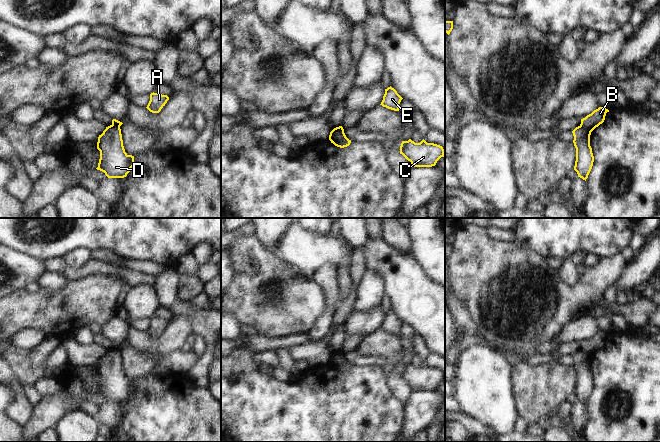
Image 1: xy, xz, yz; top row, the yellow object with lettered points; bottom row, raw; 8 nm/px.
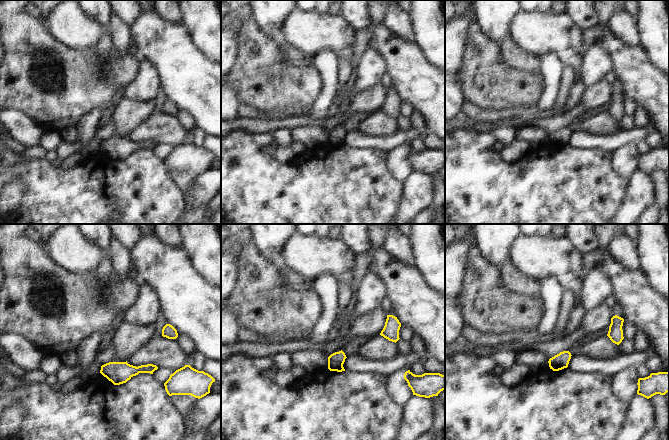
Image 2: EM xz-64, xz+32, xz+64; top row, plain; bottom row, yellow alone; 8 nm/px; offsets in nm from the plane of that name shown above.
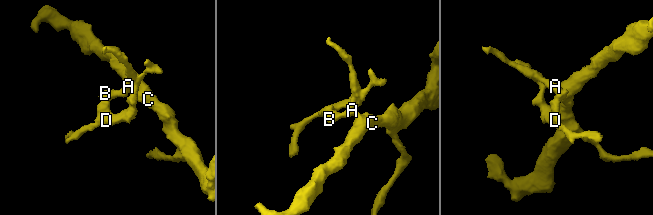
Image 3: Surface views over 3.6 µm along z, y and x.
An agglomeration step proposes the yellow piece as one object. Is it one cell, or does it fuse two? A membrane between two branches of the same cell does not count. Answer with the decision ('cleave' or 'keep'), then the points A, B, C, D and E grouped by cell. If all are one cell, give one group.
cleave; groups A B C / D E

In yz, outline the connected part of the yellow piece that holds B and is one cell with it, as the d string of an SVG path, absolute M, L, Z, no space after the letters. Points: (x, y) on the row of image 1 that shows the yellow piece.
M599 107L598 109L594 110L591 114L581 119L580 126L585 127L592 132L596 127L598 127L604 122L607 112L609 112L608 109L604 107Z

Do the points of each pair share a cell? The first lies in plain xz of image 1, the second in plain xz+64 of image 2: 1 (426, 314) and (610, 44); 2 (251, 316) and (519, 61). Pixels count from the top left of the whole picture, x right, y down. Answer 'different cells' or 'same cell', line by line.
1: same cell
2: different cells

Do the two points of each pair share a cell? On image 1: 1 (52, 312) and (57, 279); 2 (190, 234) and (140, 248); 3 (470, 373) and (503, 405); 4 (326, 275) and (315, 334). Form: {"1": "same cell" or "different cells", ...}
{"1": "different cells", "2": "same cell", "3": "same cell", "4": "same cell"}

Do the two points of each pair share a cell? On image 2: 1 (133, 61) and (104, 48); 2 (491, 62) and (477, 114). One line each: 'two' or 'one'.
1: two
2: two

